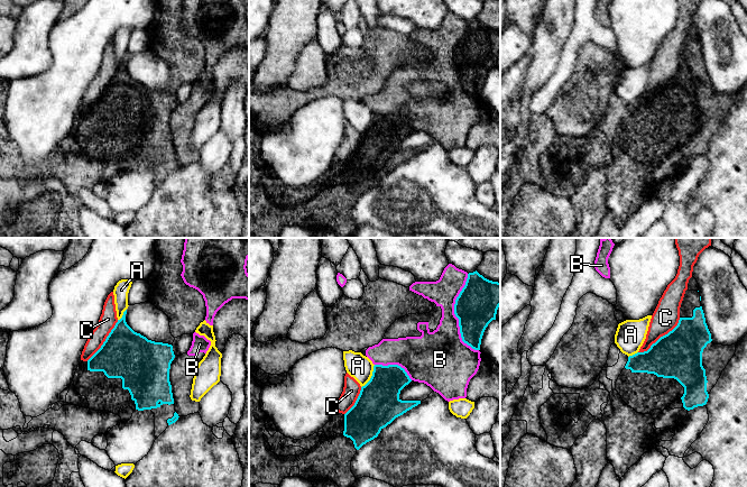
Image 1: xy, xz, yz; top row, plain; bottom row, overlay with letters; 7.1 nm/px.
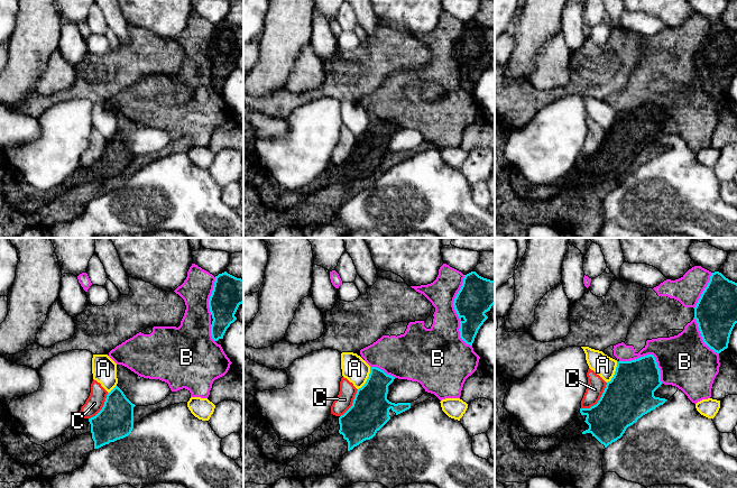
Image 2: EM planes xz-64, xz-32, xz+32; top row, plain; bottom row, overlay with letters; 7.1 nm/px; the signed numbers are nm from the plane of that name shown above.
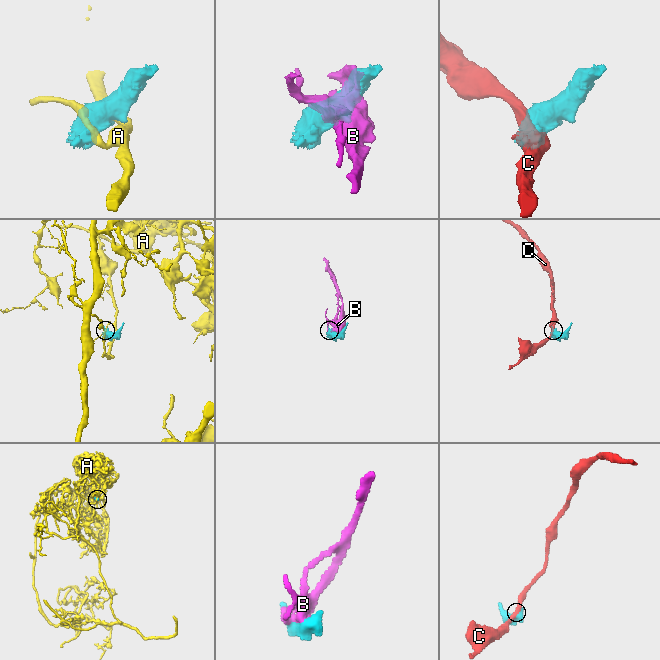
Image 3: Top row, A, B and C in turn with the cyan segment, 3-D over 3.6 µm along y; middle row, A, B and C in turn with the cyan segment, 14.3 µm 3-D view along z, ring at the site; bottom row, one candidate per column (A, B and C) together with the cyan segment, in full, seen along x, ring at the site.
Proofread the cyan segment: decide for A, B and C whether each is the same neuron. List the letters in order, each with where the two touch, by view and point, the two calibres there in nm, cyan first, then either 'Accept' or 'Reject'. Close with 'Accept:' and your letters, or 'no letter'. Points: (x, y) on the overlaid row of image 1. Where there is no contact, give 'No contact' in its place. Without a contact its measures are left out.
A: Touches cyan at xz (371, 376). Thickness 320 nm (cyan) against 180 nm. Reject
B: Touches cyan at xz (455, 315). Thickness 300 nm (cyan) against 280 nm. Reject
C: Touches cyan at yz (661, 337). Thickness 340 nm (cyan) against 190 nm. Reject
Accept: no letter

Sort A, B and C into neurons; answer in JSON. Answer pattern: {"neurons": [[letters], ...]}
{"neurons": [["A"], ["B"], ["C"]]}

